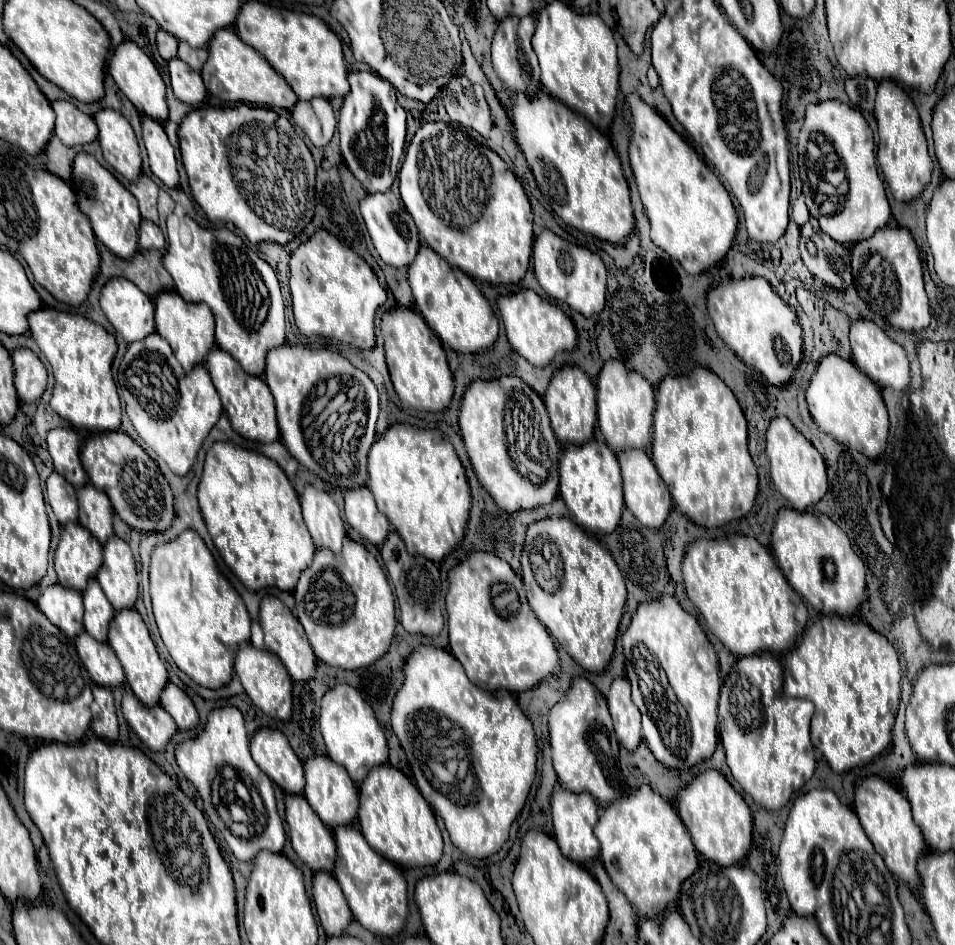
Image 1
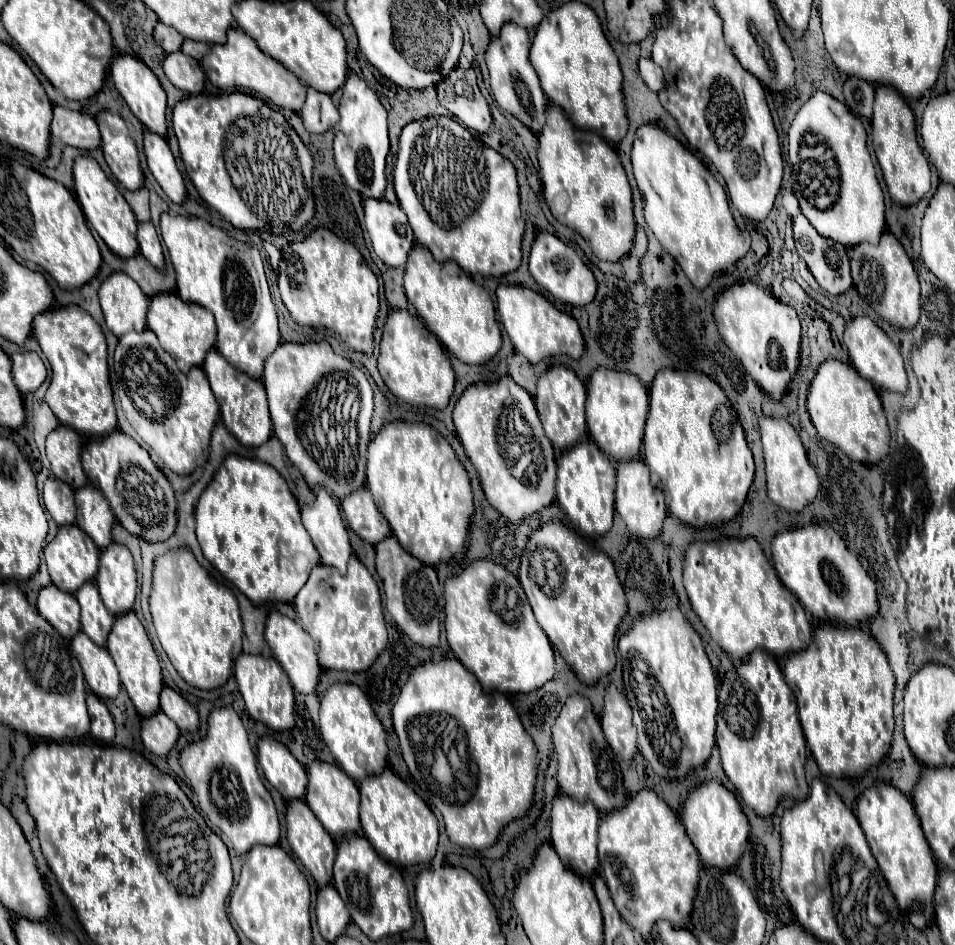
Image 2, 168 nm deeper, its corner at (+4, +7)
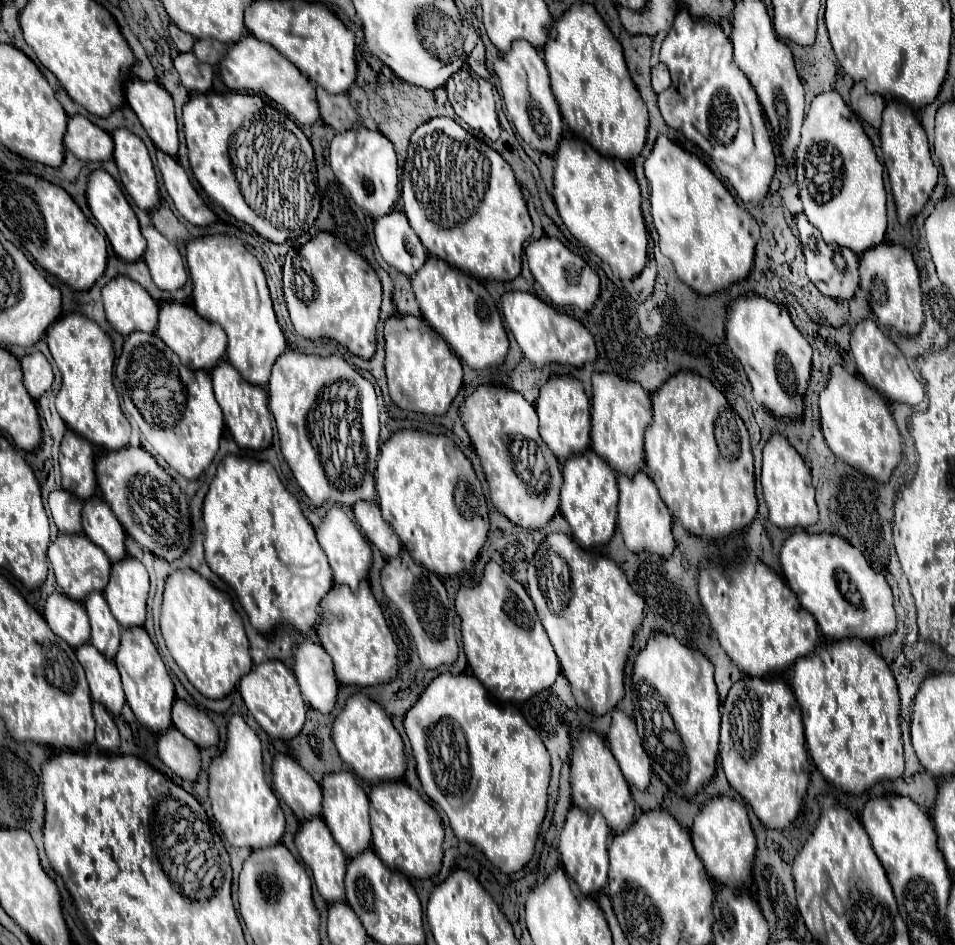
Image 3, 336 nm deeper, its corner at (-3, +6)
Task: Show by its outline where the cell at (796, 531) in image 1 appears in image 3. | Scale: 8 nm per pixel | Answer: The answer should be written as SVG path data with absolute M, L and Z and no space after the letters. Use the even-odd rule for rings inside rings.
M794 533L786 539L786 543L780 549L780 563L786 583L798 595L802 607L806 607L814 615L824 637L860 637L864 641L878 641L880 637L892 635L896 631L898 617L892 605L890 585L868 565L864 555L846 539L826 533ZM836 577L852 577L852 583L856 585L862 597L862 607L854 607L844 599Z

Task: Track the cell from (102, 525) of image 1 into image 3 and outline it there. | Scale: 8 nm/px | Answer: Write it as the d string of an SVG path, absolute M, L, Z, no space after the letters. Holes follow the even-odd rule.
M92 497L90 501L84 501L82 527L86 537L102 547L112 563L118 563L126 557L126 531L102 497Z

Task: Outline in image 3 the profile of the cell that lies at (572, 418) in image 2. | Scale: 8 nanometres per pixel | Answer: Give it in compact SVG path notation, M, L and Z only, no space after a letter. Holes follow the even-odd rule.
M552 377L540 387L536 401L536 413L540 419L538 431L548 449L560 459L580 455L588 451L590 445L590 401L584 393L584 387L574 377Z

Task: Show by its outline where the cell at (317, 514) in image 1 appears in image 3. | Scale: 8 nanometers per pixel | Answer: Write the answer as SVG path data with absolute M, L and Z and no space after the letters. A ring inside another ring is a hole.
M334 505L328 509L316 535L318 535L318 543L320 543L322 551L326 553L328 561L330 561L332 571L334 571L334 585L348 585L352 591L356 591L360 581L368 579L368 573L372 567L372 549L370 549L368 541L362 537L360 529L352 523L352 519L340 507Z

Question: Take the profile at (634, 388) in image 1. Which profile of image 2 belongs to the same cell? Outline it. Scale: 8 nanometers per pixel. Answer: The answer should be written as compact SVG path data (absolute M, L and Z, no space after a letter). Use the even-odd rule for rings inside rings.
M597 368L589 380L587 392L587 428L591 438L611 460L631 460L639 456L649 412L649 394L631 372Z

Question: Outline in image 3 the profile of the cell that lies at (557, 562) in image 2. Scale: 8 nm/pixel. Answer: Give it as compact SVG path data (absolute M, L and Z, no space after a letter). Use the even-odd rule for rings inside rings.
M552 533L544 539L542 547L544 551L536 551L528 567L528 595L532 597L536 613L552 641L562 675L568 679L576 703L588 713L606 715L624 697L624 667L634 635L644 619L644 601L634 593L628 577L614 561L604 563L604 557L594 559L568 535Z

